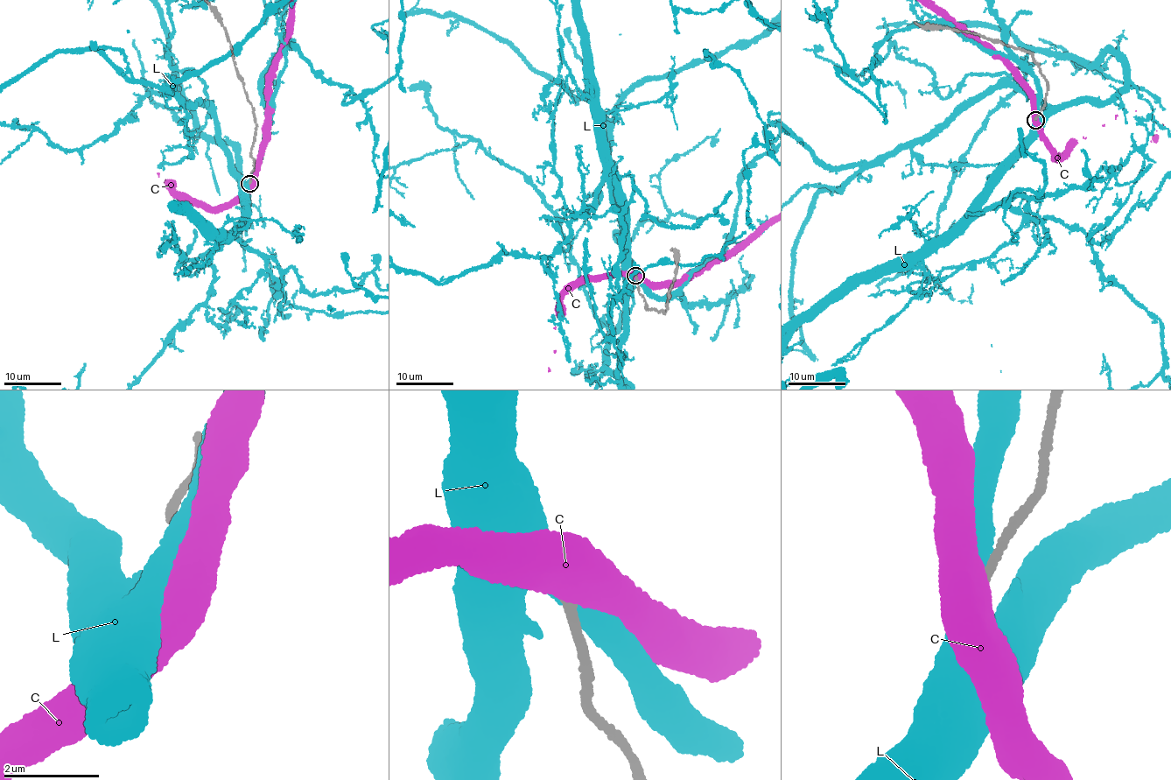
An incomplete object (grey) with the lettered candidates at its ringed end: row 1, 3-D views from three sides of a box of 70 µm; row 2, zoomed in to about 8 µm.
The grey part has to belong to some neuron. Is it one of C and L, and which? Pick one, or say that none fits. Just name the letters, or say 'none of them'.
none of them

